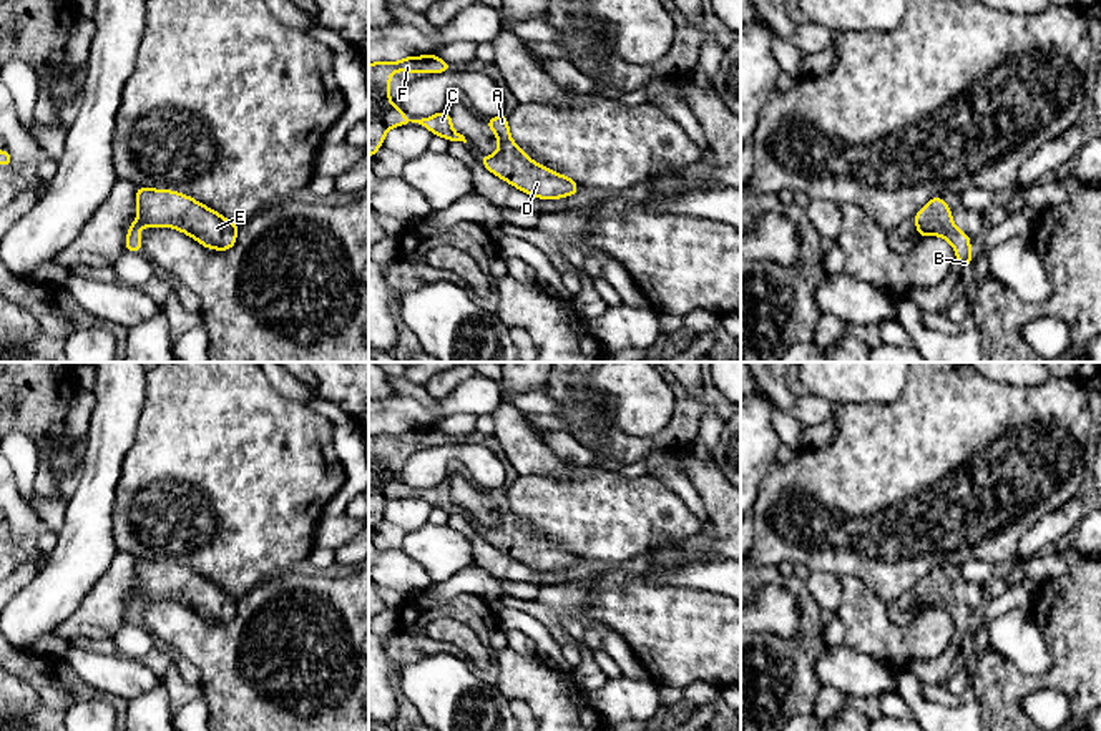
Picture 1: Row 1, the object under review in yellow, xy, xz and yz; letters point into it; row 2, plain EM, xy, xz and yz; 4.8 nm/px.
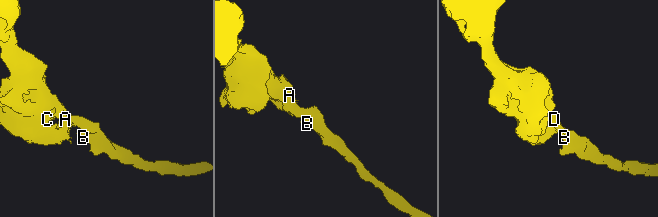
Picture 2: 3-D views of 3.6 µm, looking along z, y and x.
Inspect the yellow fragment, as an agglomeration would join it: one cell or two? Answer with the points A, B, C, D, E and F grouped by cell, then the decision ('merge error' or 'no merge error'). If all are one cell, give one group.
groups A B C D E F; no merge error

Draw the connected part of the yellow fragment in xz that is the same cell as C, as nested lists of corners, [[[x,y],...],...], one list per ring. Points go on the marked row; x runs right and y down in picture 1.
[[[435,53],[423,56],[405,56],[399,61],[369,63],[369,158],[372,158],[384,145],[385,133],[394,126],[404,126],[409,121],[425,126],[432,135],[438,135],[447,141],[463,141],[465,136],[452,128],[450,111],[440,111],[428,118],[409,120],[400,106],[390,101],[390,73],[443,73],[452,71],[453,65],[443,61]]]

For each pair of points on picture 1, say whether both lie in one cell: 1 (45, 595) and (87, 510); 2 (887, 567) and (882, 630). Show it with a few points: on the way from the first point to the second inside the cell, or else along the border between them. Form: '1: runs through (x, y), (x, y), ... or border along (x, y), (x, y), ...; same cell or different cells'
1: runs through (67, 574), (85, 550), (87, 532); same cell
2: border along (854, 577), (887, 605); different cells

